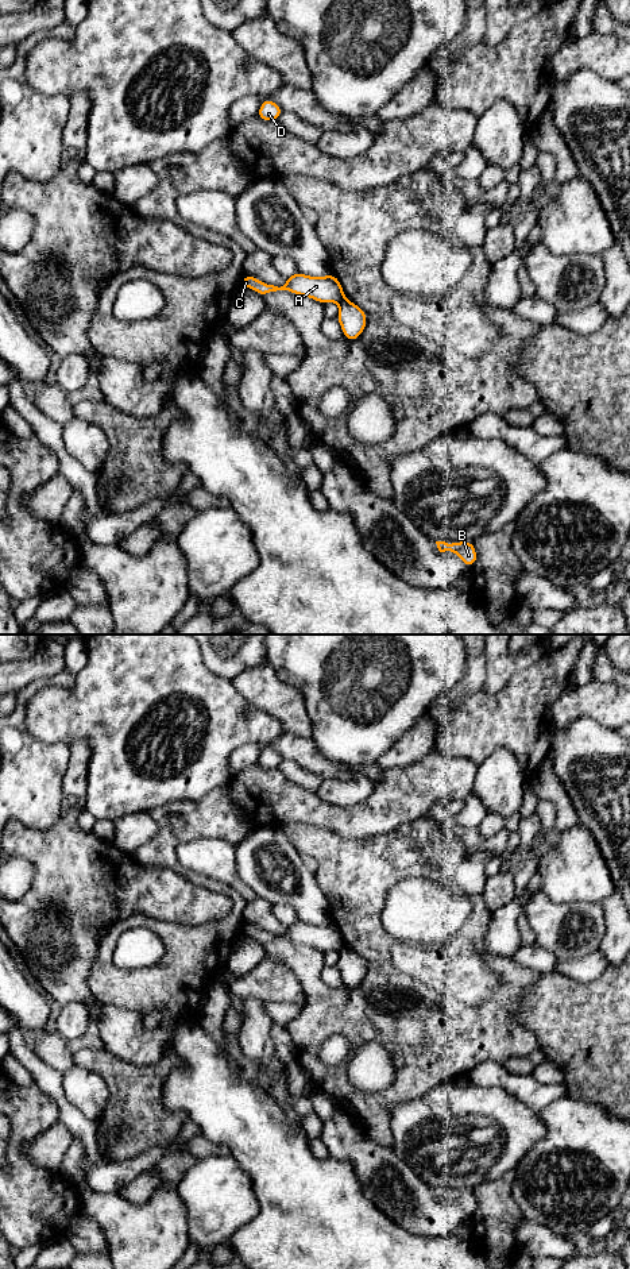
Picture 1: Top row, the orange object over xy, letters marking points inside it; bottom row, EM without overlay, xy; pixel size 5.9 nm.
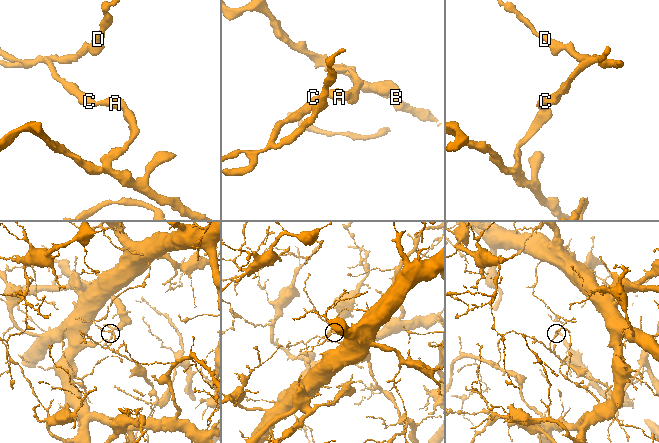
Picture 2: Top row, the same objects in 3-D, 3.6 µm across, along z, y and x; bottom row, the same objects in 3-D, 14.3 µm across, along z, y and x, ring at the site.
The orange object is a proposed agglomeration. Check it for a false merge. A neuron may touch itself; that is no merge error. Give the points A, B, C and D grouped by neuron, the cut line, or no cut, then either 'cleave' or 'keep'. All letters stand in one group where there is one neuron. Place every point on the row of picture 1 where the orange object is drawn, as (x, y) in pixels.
groups A C D / B; cut xy (344, 297), (337, 303); cleave

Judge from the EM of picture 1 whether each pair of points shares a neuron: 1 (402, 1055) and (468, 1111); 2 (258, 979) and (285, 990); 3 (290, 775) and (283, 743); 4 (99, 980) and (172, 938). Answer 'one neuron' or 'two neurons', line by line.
1: two neurons
2: one neuron
3: two neurons
4: one neuron

